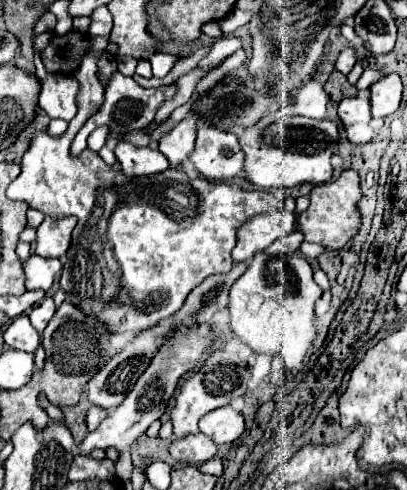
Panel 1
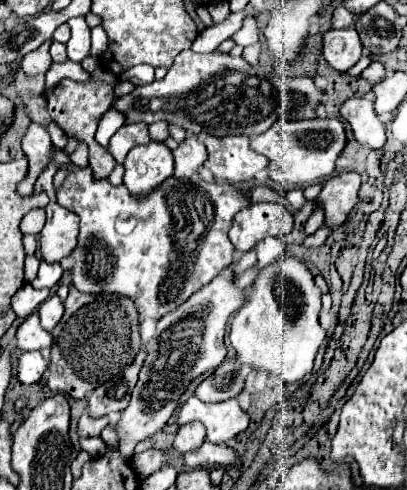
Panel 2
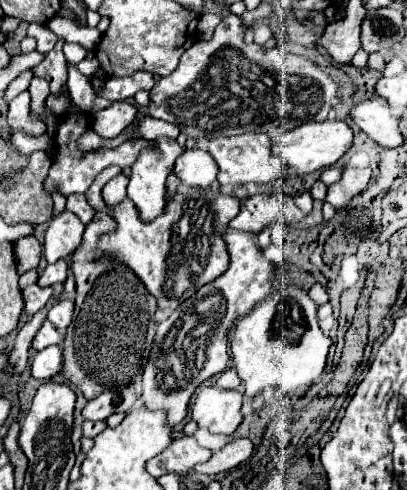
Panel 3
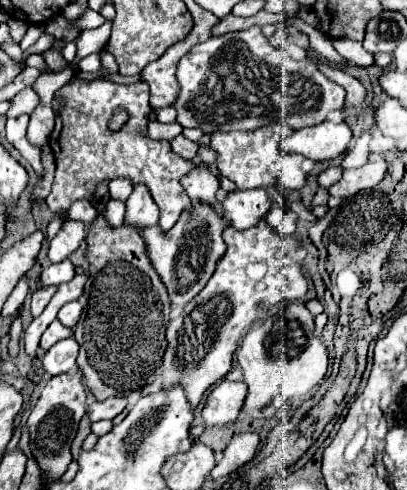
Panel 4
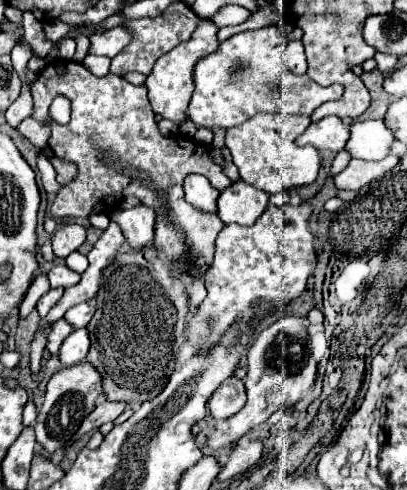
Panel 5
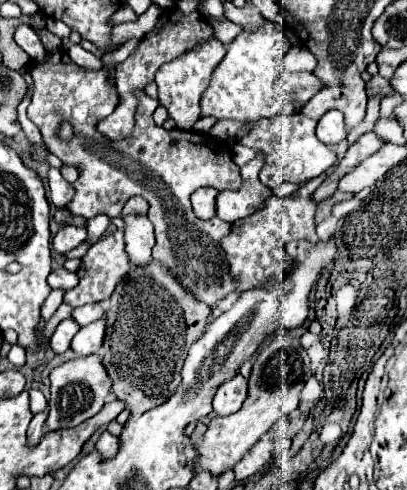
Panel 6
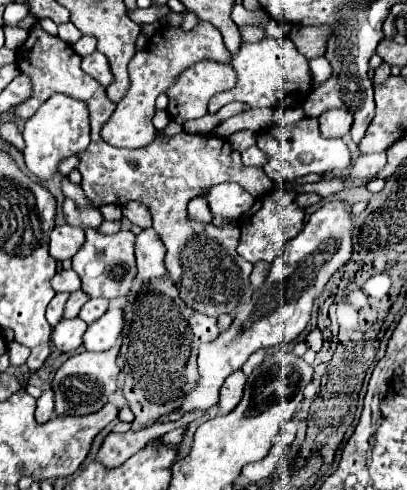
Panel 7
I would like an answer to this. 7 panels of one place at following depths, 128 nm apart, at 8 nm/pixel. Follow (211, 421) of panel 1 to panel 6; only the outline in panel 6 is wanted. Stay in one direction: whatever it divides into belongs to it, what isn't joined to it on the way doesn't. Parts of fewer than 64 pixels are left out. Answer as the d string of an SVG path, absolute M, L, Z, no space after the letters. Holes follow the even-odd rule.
M236 374L232 380L224 382L216 396L214 396L214 412L218 416L228 416L234 414L242 408L242 402L246 400L246 392L248 392L248 384L242 378L242 374Z

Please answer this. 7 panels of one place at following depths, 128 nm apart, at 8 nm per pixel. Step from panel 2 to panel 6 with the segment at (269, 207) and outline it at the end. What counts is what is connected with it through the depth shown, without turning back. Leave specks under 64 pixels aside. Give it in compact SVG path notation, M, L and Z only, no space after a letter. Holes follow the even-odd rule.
M258 155L246 165L242 166L242 186L238 190L224 190L218 196L218 210L216 216L228 224L234 224L240 218L246 218L248 214L260 210L264 200L272 196L272 190L268 190L258 175L264 166L264 156Z

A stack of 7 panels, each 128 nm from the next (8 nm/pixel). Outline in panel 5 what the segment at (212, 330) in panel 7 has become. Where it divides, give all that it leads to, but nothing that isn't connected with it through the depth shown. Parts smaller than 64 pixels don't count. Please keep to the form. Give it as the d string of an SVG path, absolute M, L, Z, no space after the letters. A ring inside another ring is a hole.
M144 246L136 252L128 248L118 252L112 266L104 270L104 284L94 300L96 300L96 312L86 326L90 334L90 350L86 362L90 362L100 372L102 390L106 398L122 400L134 406L152 400L166 386L174 370L174 356L178 348L184 344L186 312L188 312L188 298L184 294L184 284L180 284L180 280L172 276L168 262L160 258L154 246Z

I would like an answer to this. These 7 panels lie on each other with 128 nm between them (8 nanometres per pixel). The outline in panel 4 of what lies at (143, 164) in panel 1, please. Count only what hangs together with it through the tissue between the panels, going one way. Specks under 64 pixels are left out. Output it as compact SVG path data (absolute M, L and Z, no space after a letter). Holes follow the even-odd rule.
M182 134L176 136L176 138L172 138L172 140L170 140L170 146L172 146L172 150L174 150L176 154L180 154L180 156L186 158L186 160L194 160L194 156L196 156L196 152L198 152L196 142L184 138ZM134 184L130 198L126 200L126 222L136 226L158 224L158 208L144 184Z

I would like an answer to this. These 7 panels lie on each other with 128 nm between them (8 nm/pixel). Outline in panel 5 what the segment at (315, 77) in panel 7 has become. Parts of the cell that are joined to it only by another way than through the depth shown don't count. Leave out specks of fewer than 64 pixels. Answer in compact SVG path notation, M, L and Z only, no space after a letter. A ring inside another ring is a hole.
M288 40L284 58L286 58L290 70L294 70L294 74L306 74L306 56L304 56L302 40Z

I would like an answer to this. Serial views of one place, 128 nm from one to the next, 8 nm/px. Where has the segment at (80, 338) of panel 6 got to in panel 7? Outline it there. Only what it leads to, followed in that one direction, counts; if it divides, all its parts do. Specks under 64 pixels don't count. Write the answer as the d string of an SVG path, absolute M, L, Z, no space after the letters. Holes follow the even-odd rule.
M110 308L104 316L100 316L96 322L88 326L84 332L84 348L90 352L102 352L116 344L120 332L124 326L124 314L122 308Z

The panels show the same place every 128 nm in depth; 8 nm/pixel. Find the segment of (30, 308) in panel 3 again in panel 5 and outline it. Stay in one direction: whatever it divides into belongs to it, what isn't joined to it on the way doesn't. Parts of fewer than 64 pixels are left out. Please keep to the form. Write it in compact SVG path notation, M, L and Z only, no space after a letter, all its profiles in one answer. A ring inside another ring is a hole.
M54 288L54 290L50 290L48 294L44 294L40 300L38 300L38 304L36 304L36 310L38 310L38 314L40 314L40 318L44 318L48 312L50 312L50 308L60 300L60 296L62 296L62 288Z

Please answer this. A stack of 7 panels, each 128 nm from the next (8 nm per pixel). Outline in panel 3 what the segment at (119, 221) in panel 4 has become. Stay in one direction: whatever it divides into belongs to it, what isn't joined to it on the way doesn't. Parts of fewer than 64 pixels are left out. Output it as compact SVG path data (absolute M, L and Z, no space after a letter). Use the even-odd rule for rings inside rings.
M118 174L116 178L112 178L106 188L102 190L102 198L108 206L118 204L120 200L126 198L126 186L128 186L128 178L124 174Z

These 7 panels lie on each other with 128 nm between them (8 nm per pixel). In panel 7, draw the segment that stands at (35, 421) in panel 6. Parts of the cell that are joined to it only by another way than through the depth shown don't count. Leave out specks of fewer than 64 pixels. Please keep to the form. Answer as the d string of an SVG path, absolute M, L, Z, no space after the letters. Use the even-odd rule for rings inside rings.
M46 390L46 392L38 398L36 420L38 420L38 424L44 424L44 422L50 420L52 416L54 416L54 398L52 398L52 390Z

